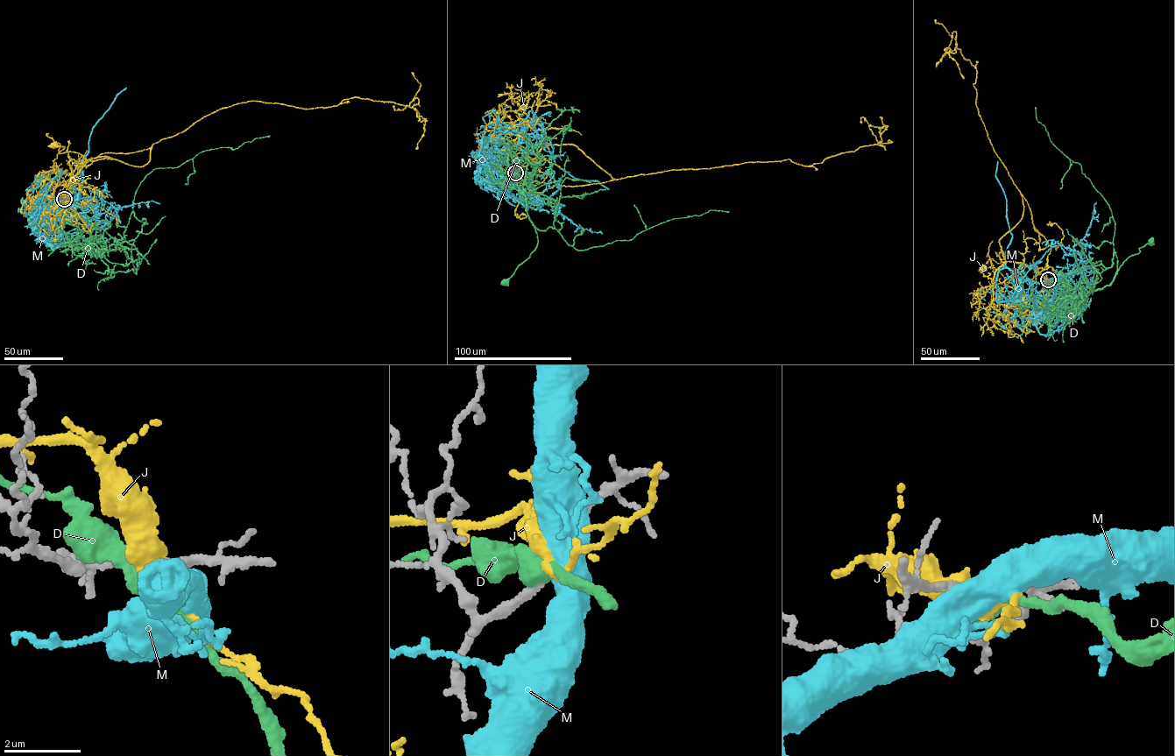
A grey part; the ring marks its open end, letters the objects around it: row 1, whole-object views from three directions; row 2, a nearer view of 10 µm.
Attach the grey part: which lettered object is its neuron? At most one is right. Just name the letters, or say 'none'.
J

